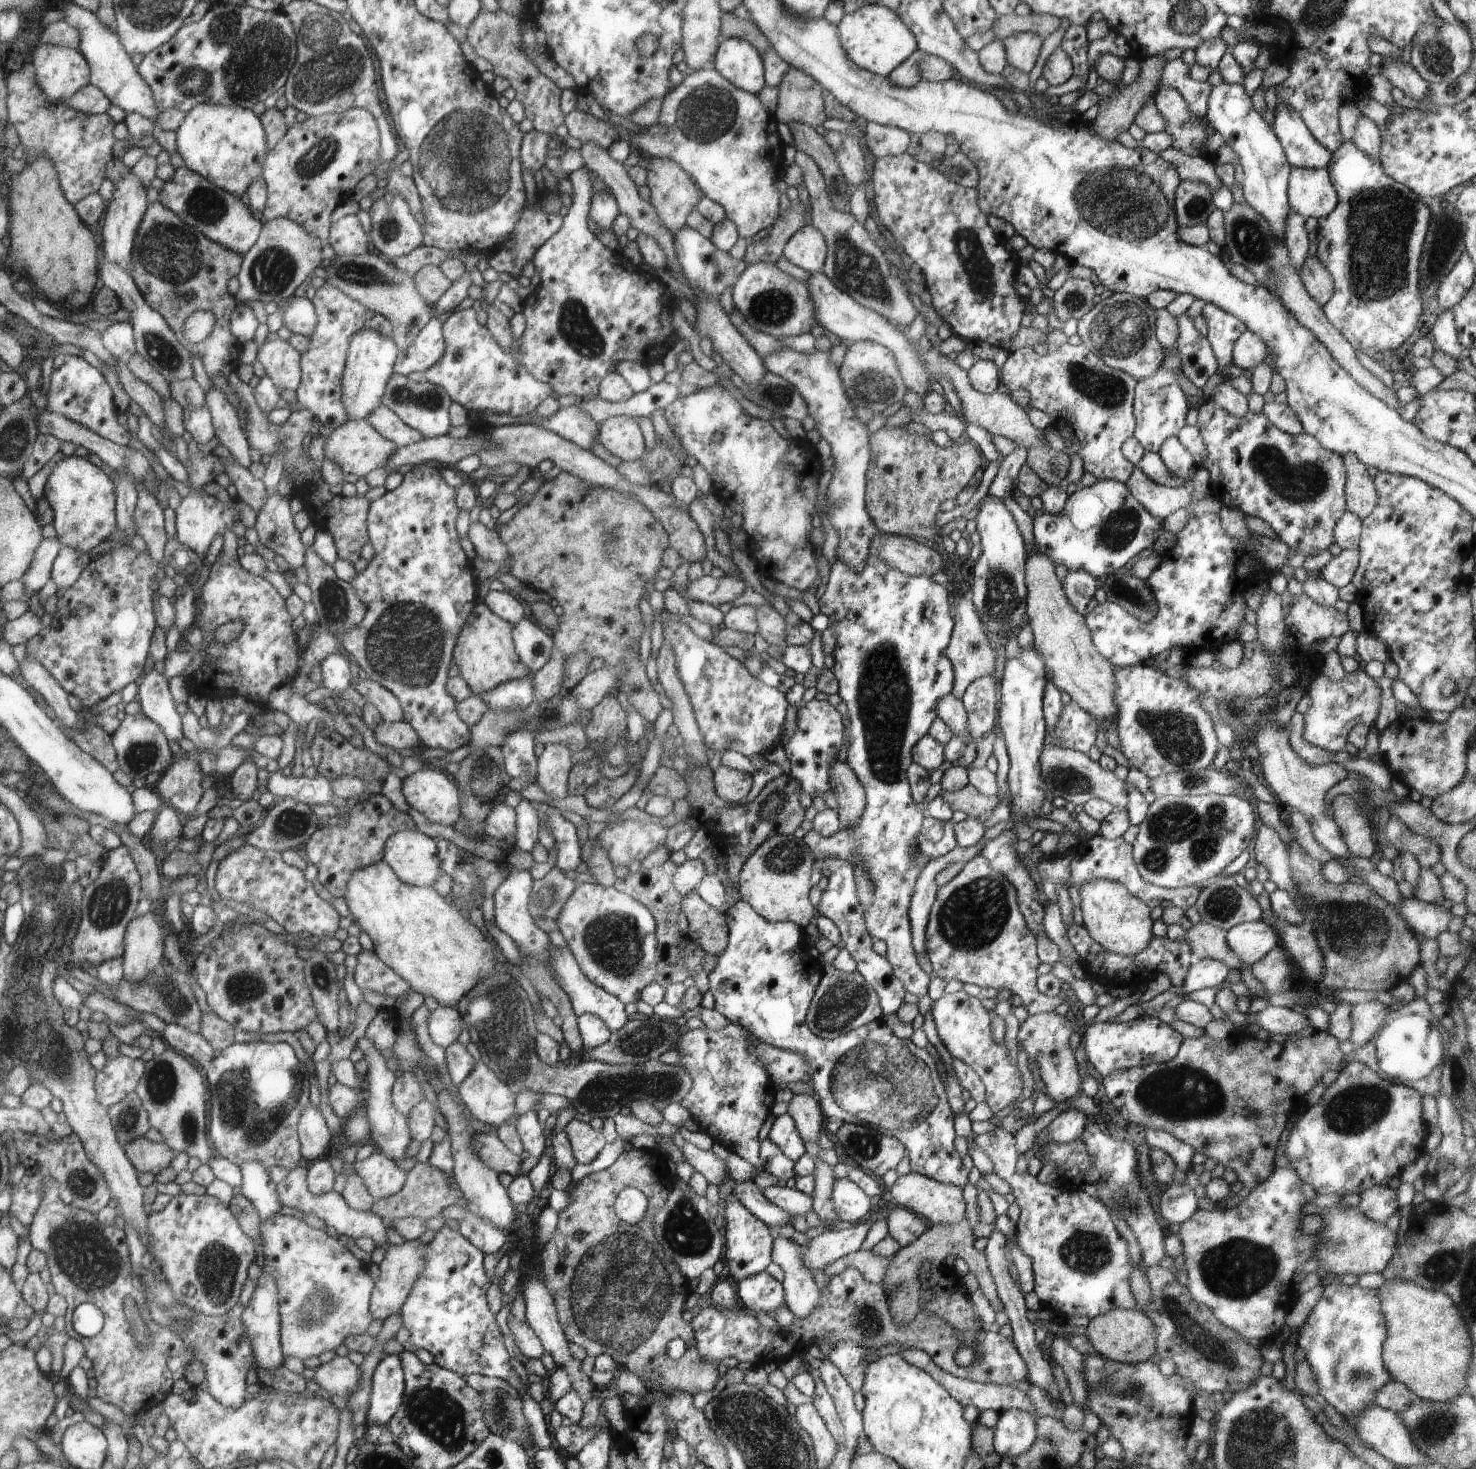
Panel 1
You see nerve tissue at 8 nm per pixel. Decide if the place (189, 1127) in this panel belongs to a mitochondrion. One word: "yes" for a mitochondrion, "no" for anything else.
yes

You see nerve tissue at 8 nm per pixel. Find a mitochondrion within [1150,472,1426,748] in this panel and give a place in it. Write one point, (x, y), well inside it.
(1234, 711)

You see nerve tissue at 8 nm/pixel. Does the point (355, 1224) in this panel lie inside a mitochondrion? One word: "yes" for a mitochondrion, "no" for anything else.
no

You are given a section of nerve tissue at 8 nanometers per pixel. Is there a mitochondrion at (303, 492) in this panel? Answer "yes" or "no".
no

